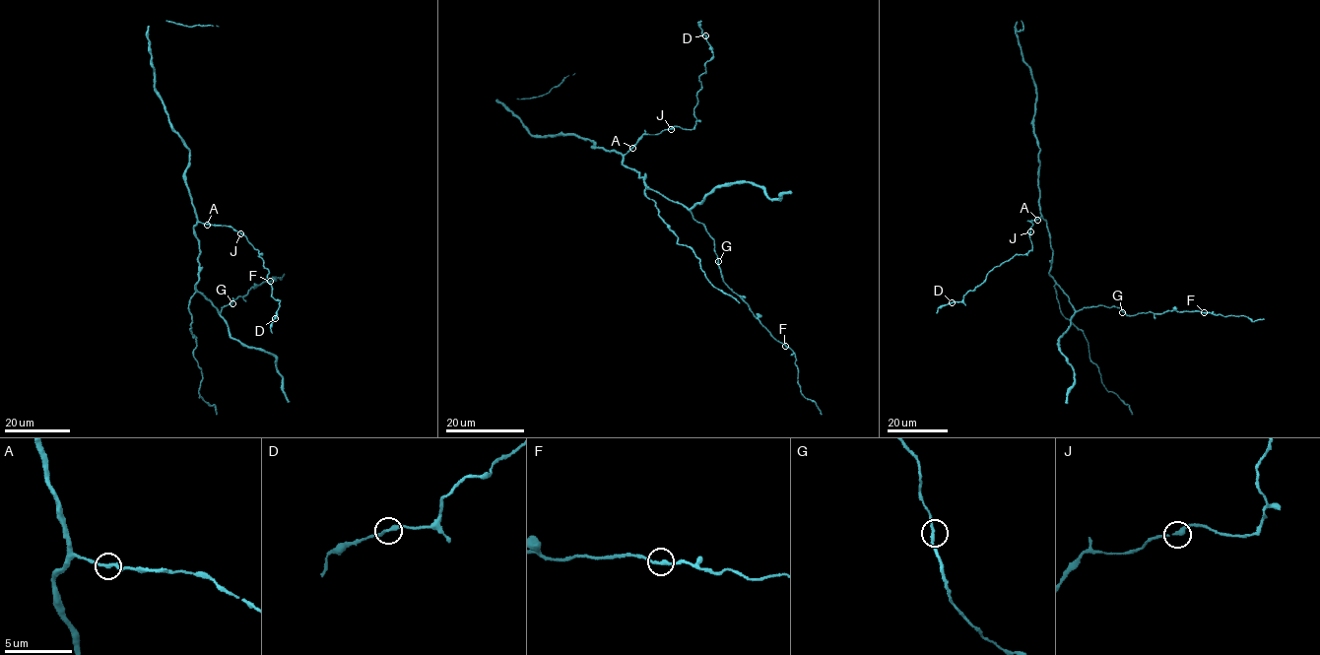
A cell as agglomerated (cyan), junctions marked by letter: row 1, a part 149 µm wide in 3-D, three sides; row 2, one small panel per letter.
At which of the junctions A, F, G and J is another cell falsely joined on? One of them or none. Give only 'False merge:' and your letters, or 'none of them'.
False merge: none of them

